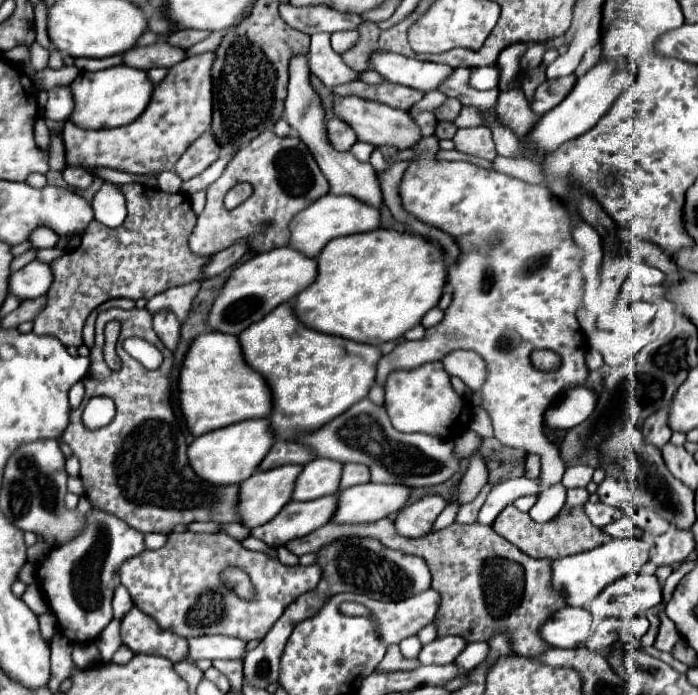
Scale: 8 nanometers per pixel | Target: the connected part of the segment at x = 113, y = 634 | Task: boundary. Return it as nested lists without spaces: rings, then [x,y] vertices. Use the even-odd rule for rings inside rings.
[[[112,619],[108,623],[108,627],[96,639],[96,645],[98,645],[100,653],[102,653],[102,659],[112,659],[112,655],[122,645],[122,641],[120,641],[120,619]]]

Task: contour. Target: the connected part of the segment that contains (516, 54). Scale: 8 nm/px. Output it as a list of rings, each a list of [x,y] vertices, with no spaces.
[[[514,43],[514,45],[506,47],[499,55],[498,64],[501,68],[500,91],[520,87],[518,59],[524,51],[526,51],[526,43]]]

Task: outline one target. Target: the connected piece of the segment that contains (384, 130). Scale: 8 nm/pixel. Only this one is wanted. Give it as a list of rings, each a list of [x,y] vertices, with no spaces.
[[[334,97],[334,111],[356,131],[360,141],[370,143],[374,147],[388,145],[398,151],[404,151],[404,149],[412,149],[418,143],[418,139],[422,139],[420,129],[416,127],[416,123],[412,123],[406,111],[396,111],[394,107],[376,101],[366,101],[358,97]]]

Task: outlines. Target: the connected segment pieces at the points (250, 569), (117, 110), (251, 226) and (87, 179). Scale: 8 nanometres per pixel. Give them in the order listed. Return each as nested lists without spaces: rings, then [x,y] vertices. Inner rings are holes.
[[[184,531],[184,533],[170,533],[168,543],[162,549],[144,551],[124,561],[120,567],[120,583],[128,589],[134,605],[140,611],[150,615],[162,629],[168,629],[180,637],[188,639],[188,637],[200,637],[200,635],[230,635],[242,641],[252,641],[252,639],[260,641],[294,599],[298,599],[306,591],[312,591],[318,585],[320,573],[322,571],[318,565],[286,567],[278,559],[268,557],[266,553],[244,549],[238,541],[230,539],[224,533],[210,535],[210,533]],[[226,565],[236,565],[236,567],[246,569],[256,589],[256,601],[250,601],[250,603],[242,601],[234,593],[230,593],[226,587],[222,587],[220,573],[222,569],[226,569]]]
[[[128,65],[108,67],[94,73],[80,73],[72,83],[74,91],[74,113],[70,121],[84,129],[108,129],[108,127],[122,127],[138,119],[152,99],[154,85],[148,79],[146,71],[138,71]]]
[[[264,131],[246,147],[238,149],[224,173],[220,175],[220,179],[206,189],[206,207],[200,213],[196,227],[188,239],[190,251],[200,257],[208,257],[234,245],[236,241],[246,241],[252,253],[264,253],[288,245],[288,223],[292,221],[292,217],[308,205],[312,205],[316,199],[324,197],[328,189],[330,185],[326,177],[318,169],[312,153],[302,143],[302,139],[278,137],[272,131]],[[242,181],[252,183],[256,191],[240,207],[232,211],[224,209],[222,199],[226,191]]]
[[[64,169],[62,171],[62,177],[64,177],[64,181],[72,187],[72,189],[76,189],[76,191],[80,191],[80,189],[88,189],[90,185],[92,185],[92,177],[90,177],[90,173],[86,173],[84,169]]]

